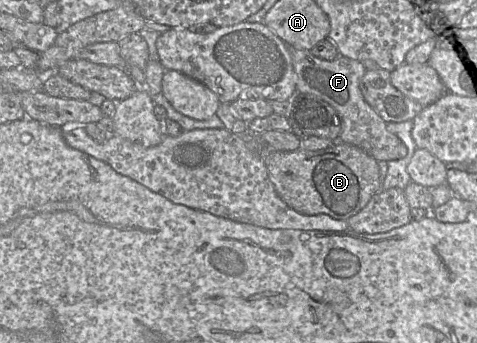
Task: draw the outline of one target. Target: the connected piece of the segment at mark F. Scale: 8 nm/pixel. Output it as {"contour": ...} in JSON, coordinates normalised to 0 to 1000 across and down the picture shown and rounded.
{"contour":[[[606,134],[612,187],[621,213],[621,265],[629,274],[652,274],[692,303],[715,344],[717,417],[757,431],[788,469],[822,469],[853,452],[849,420],[809,376],[803,347],[763,292],[753,245],[767,210],[757,178],[719,163],[698,178],[683,178],[656,163],[646,146]]]}

